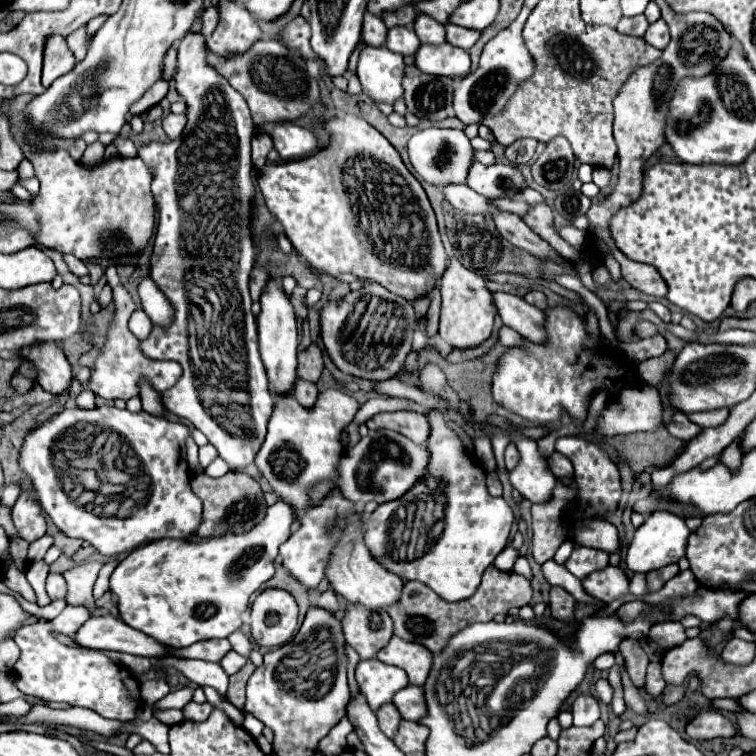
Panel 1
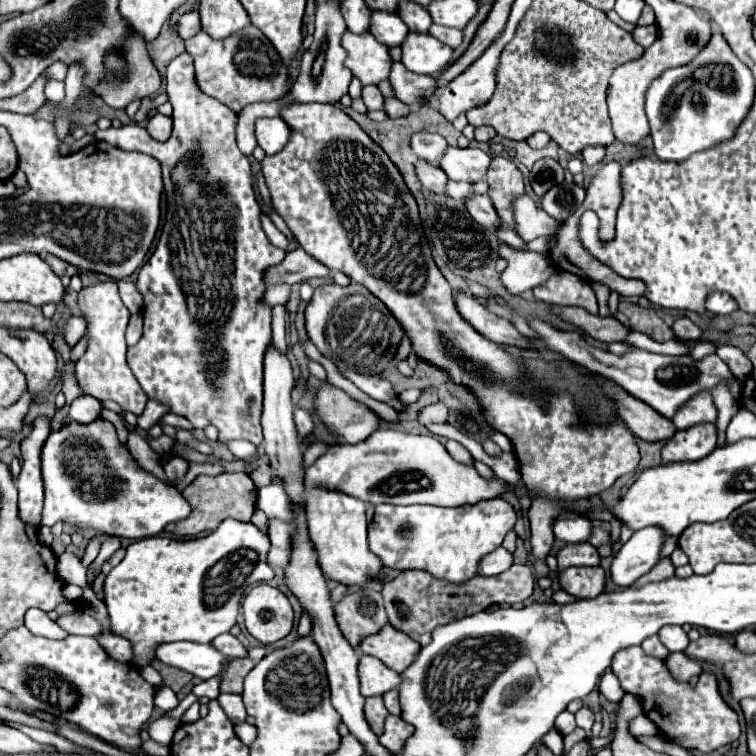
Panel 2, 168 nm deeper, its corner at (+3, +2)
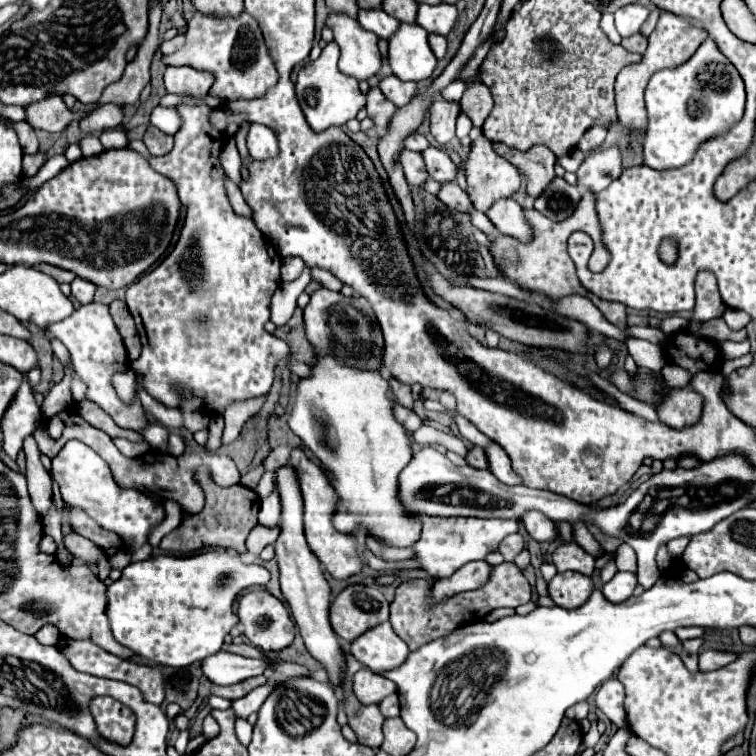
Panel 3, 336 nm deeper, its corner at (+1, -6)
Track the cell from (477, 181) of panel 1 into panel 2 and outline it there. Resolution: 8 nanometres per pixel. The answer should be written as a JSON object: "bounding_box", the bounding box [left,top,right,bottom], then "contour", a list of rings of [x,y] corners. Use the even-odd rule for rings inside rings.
{"bounding_box":[441,147,489,183],"contour":[[[449,147],[441,159],[441,169],[453,181],[477,183],[485,179],[487,167],[489,167],[489,155],[473,147],[467,147],[467,149]]]}

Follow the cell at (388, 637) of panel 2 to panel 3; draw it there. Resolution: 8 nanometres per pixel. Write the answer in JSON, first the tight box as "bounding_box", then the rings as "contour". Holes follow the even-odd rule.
{"bounding_box":[351,621,409,673],"contour":[[[387,621],[365,631],[365,635],[359,635],[357,641],[351,643],[351,653],[365,667],[381,673],[399,667],[407,659],[409,647],[397,637],[391,623]]]}

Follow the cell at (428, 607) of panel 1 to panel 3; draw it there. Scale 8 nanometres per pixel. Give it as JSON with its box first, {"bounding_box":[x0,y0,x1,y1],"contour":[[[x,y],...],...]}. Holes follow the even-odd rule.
{"bounding_box":[391,563,533,651],"contour":[[[513,563],[495,565],[483,587],[479,587],[475,591],[459,593],[435,607],[429,607],[431,585],[427,581],[409,581],[409,583],[403,583],[395,593],[395,601],[391,603],[391,625],[393,625],[395,633],[409,645],[409,649],[415,651],[415,649],[423,647],[425,643],[431,643],[439,637],[453,633],[459,625],[481,621],[493,609],[519,607],[531,599],[531,593],[533,593],[533,589],[531,589],[529,581]]]}

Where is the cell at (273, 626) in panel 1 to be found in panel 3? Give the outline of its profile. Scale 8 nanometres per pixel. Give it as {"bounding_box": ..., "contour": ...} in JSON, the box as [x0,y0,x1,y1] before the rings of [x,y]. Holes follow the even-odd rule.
{"bounding_box":[237,591,295,651],"contour":[[[249,591],[239,599],[237,605],[237,617],[239,623],[243,625],[243,635],[251,641],[251,645],[255,645],[261,651],[281,651],[285,647],[291,645],[293,635],[295,635],[295,623],[289,617],[289,611],[285,609],[285,605],[273,597],[269,591]]]}

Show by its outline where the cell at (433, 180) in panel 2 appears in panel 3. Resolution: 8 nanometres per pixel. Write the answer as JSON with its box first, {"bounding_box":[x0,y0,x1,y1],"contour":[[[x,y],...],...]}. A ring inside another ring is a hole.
{"bounding_box":[399,149,427,187],"contour":[[[403,149],[401,155],[399,155],[399,161],[401,161],[407,183],[415,185],[415,187],[421,187],[425,183],[425,179],[427,179],[427,171],[425,171],[425,163],[423,163],[421,153]]]}

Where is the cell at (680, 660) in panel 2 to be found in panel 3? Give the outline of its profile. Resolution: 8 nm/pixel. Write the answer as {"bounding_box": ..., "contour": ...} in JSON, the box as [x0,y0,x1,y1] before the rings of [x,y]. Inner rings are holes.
{"bounding_box":[699,649,737,671],"contour":[[[707,649],[699,655],[699,669],[701,671],[713,671],[713,669],[721,669],[729,663],[733,663],[737,659],[735,653],[727,653],[727,651],[715,651],[715,649]]]}

